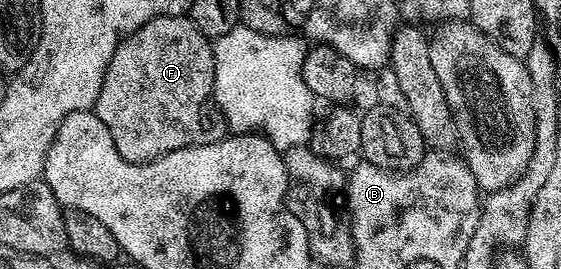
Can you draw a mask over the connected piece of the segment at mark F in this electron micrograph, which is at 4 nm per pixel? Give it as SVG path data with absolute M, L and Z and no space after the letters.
M191 17L155 18L120 39L106 68L106 76L102 80L94 112L110 131L110 140L114 140L114 148L128 162L152 162L163 154L187 146L201 146L221 137L226 123L223 117L214 113L212 89L215 75L216 52L213 43L192 23Z

